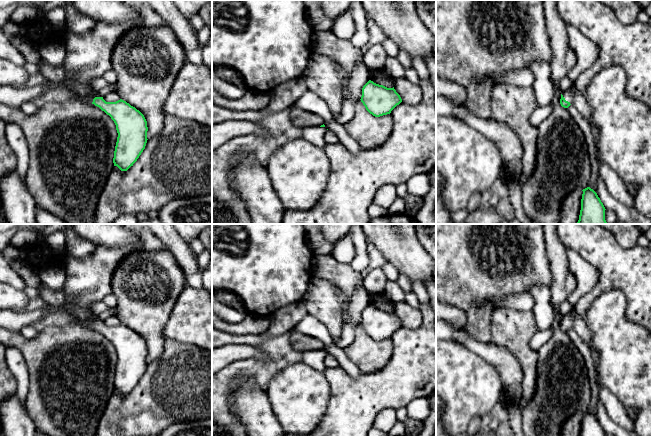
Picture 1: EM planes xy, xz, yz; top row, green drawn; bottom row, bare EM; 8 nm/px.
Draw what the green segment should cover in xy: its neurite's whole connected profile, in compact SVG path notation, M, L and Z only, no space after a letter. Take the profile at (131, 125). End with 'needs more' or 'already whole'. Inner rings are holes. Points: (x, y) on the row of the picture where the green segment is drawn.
M64 81L65 86L75 90L111 117L118 133L113 163L121 171L127 171L137 161L147 143L147 121L144 115L126 101L106 102L100 91L89 90L76 81Z | needs more

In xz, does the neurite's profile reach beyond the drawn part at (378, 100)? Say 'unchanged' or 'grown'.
unchanged

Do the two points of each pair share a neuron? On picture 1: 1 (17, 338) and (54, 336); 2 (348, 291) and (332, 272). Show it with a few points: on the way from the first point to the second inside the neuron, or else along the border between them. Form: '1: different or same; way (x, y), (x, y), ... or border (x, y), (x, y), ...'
1: same; way (26, 344), (45, 344)
2: same; way (346, 286), (337, 277)

